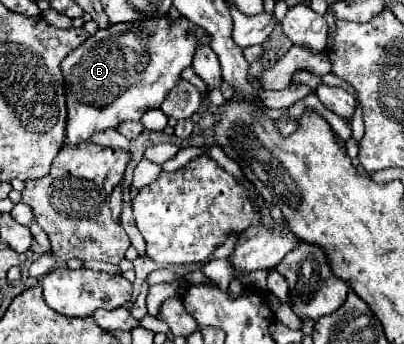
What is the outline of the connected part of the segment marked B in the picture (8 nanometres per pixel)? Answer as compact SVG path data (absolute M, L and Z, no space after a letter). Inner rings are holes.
M152 18L152 20L138 20L138 22L128 22L128 24L112 24L106 30L98 30L94 36L90 36L84 44L80 44L76 50L72 50L60 64L62 74L64 74L64 82L66 82L66 102L68 102L68 122L66 122L66 144L80 144L80 142L88 142L90 136L94 132L104 132L108 128L118 128L120 122L124 120L140 120L142 114L146 112L146 108L158 108L162 104L162 100L166 98L166 94L180 82L180 72L192 64L192 56L198 44L208 44L210 38L204 34L202 28L194 28L194 24L186 18L178 18L170 24L168 18Z

